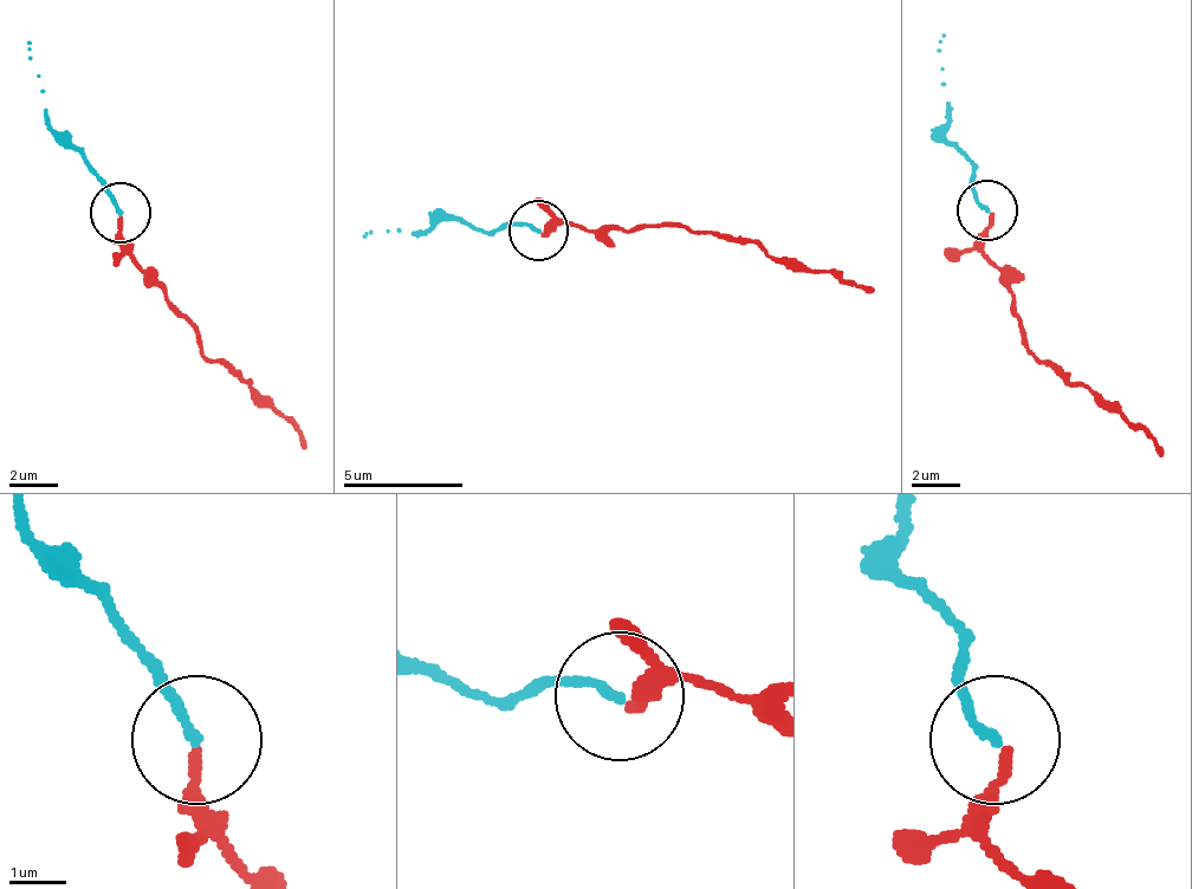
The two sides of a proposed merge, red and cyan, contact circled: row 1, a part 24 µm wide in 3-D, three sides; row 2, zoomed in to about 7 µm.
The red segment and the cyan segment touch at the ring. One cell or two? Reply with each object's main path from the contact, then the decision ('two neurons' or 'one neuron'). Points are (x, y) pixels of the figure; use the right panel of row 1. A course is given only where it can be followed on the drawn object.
course red (988, 214), (985, 251), (1030, 355), (1110, 398), (1164, 454); course cyan (988, 208), (966, 159), (950, 147), (935, 49), (944, 37); one neuron

